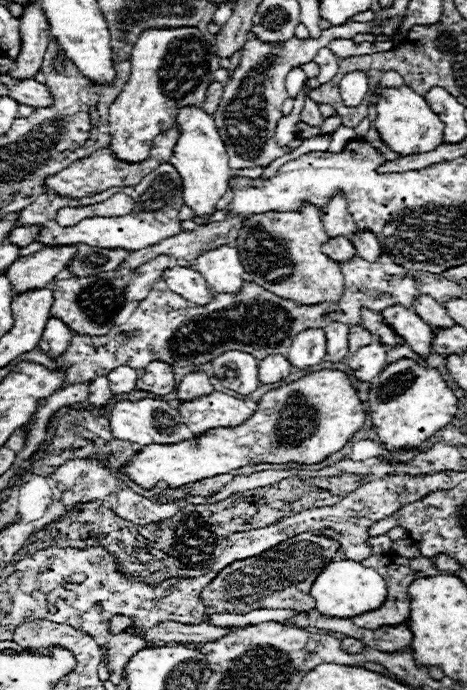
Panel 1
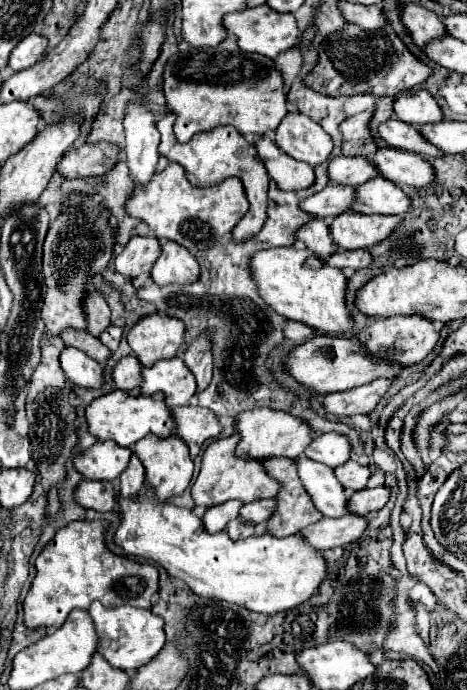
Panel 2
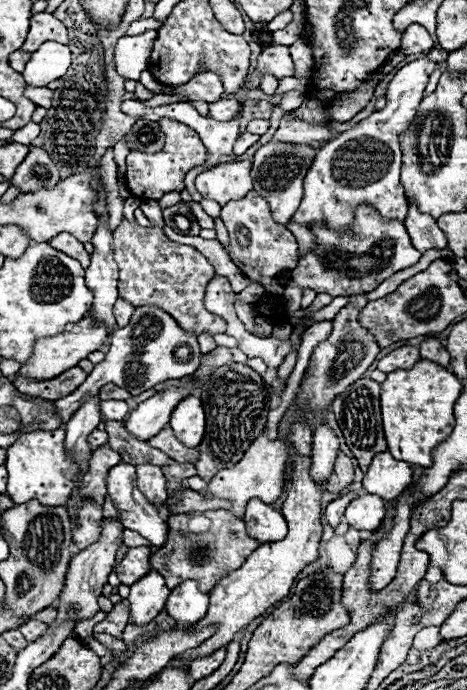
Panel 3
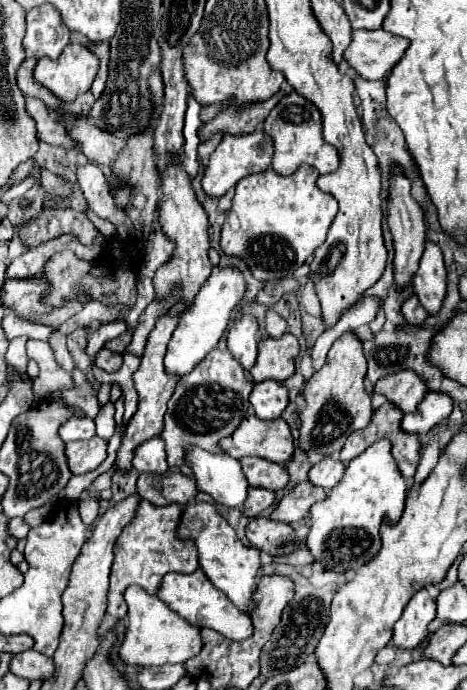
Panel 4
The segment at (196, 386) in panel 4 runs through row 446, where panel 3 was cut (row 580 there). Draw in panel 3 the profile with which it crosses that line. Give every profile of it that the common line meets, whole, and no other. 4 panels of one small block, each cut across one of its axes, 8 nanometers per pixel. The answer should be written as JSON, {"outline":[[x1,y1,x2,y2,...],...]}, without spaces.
{"outline":[[208,510,208,514,204,514,204,516,212,520,210,530,204,534,190,532,188,520,168,520,168,524,170,524,168,542,162,550,158,550,152,556,152,564,166,578,166,586,170,590,184,580,198,578,202,582,202,590,210,592,226,574,236,570,238,566,242,566,242,562,246,562,250,552,260,544,258,540,254,540,248,534,246,524,242,520,230,516,226,510]]}

